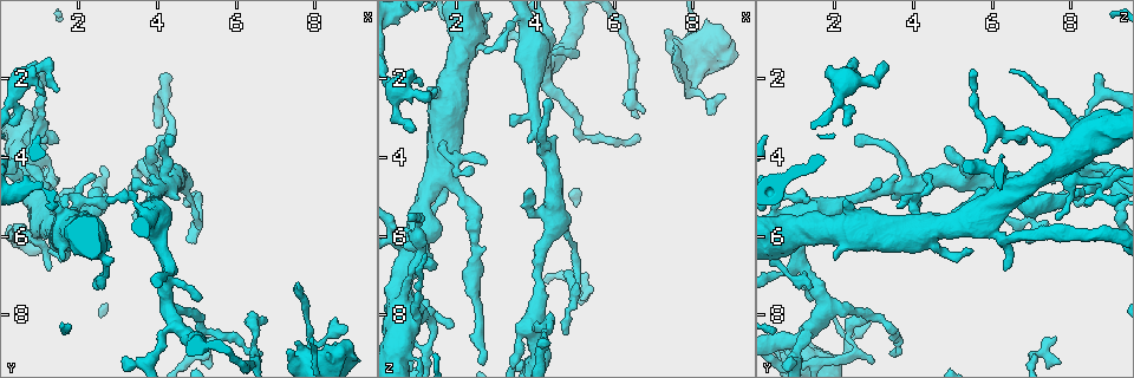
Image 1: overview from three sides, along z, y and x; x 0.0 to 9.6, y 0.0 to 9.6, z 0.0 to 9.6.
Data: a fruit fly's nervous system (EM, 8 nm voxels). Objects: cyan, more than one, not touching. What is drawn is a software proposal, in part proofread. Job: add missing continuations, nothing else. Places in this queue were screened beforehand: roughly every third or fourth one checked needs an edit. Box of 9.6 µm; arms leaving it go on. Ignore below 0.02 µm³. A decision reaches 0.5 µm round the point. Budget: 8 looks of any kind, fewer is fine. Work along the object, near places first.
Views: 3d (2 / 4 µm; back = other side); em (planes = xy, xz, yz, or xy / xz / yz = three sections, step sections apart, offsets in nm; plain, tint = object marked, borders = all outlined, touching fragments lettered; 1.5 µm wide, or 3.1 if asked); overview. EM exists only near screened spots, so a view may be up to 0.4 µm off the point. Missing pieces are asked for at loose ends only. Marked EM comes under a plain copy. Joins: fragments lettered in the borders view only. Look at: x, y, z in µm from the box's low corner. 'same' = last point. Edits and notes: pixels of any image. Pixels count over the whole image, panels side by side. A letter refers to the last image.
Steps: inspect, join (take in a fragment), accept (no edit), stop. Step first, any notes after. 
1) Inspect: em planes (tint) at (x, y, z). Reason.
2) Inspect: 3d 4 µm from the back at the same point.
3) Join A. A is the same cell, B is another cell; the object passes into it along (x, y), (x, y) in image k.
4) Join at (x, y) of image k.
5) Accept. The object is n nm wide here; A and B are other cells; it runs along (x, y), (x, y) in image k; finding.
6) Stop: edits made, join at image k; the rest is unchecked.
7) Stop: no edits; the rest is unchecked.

Inspect: em xz step 8 (tint) at (6.55, 9.00, 3.45). An open end.

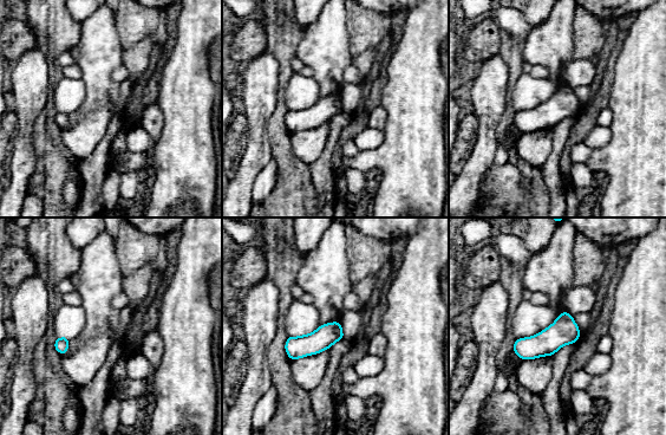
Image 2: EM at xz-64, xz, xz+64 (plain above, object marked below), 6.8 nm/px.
Inspect: em xz step 8 (borders) at the same point. What lies round it.

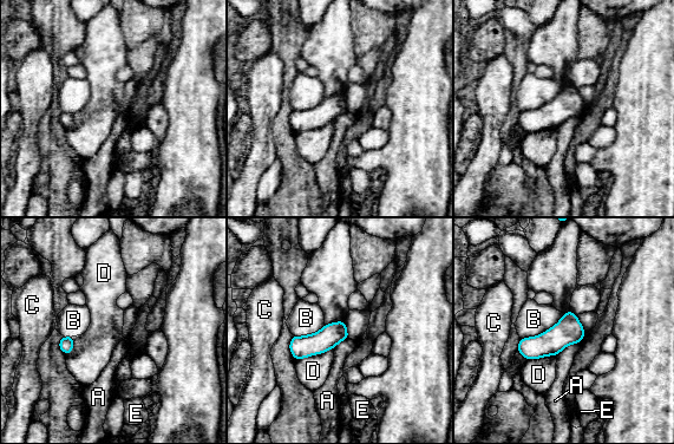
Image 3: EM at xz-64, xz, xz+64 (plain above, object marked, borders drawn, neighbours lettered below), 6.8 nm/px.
Accept. A, B, C, D and E are other cells; a border runs along (564, 313), (543, 332), (521, 339) in image 3; no lettered fragment goes on from it.

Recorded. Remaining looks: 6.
Inspect: em planes (borders) at (1.25, 6.75, 6.30).

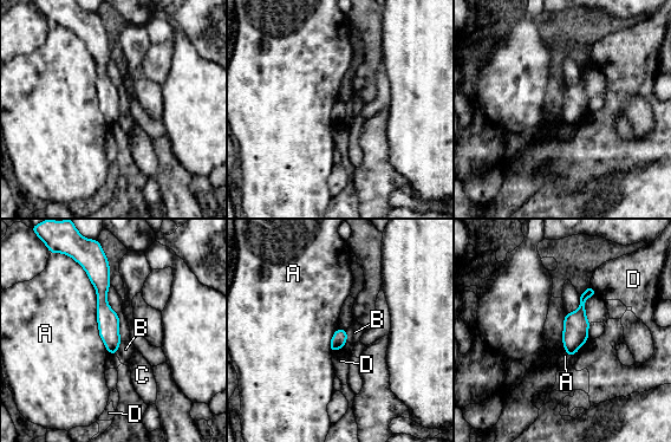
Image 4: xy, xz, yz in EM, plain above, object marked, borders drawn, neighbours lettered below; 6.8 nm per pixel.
Accept. A, B, C and D are other cells; it runs along (102, 262), (102, 306), (113, 350) in image 4; no lettered fragment goes on from it.

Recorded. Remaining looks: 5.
Inspect: 3d 4 µm at (0.85, 1.60, 3.20). An open end.

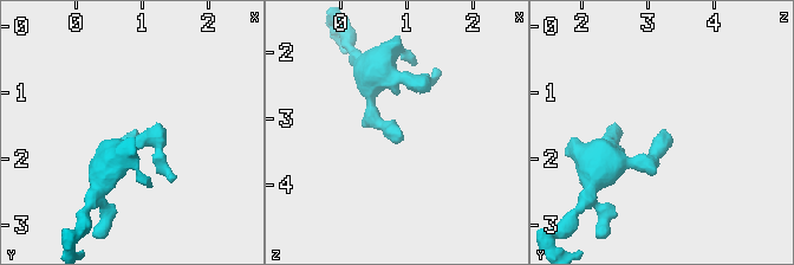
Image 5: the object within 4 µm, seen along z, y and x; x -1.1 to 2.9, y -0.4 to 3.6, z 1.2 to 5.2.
Inspect: em yz step 4 (tint) at (0.90, 1.55, 3.20). Now the EM.

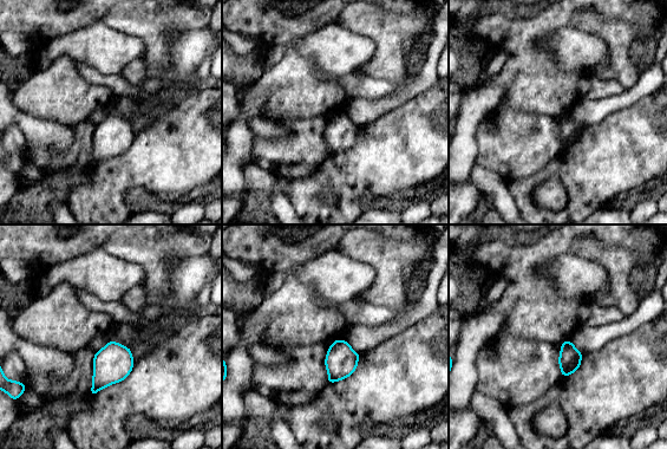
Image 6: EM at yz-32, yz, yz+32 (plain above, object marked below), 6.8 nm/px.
Inspect: em planes (borders) at the same point.

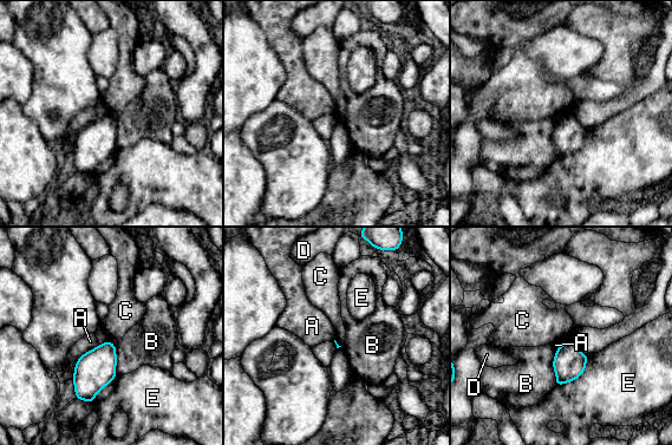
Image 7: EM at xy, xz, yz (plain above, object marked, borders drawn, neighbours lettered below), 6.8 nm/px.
Accept. The longest contact is with E, 300 nm; A, B, C, D and E are other cells; a border runs along (109, 340), (113, 345) in image 7; none of them fits.

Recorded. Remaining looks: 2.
Stop: no edits; the rest is unchecked.

